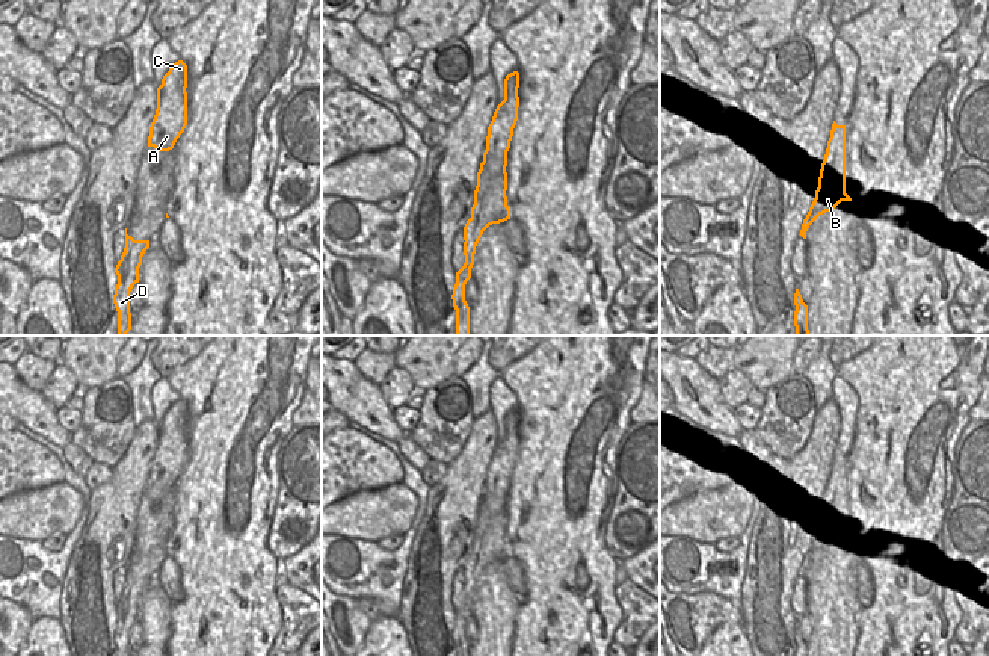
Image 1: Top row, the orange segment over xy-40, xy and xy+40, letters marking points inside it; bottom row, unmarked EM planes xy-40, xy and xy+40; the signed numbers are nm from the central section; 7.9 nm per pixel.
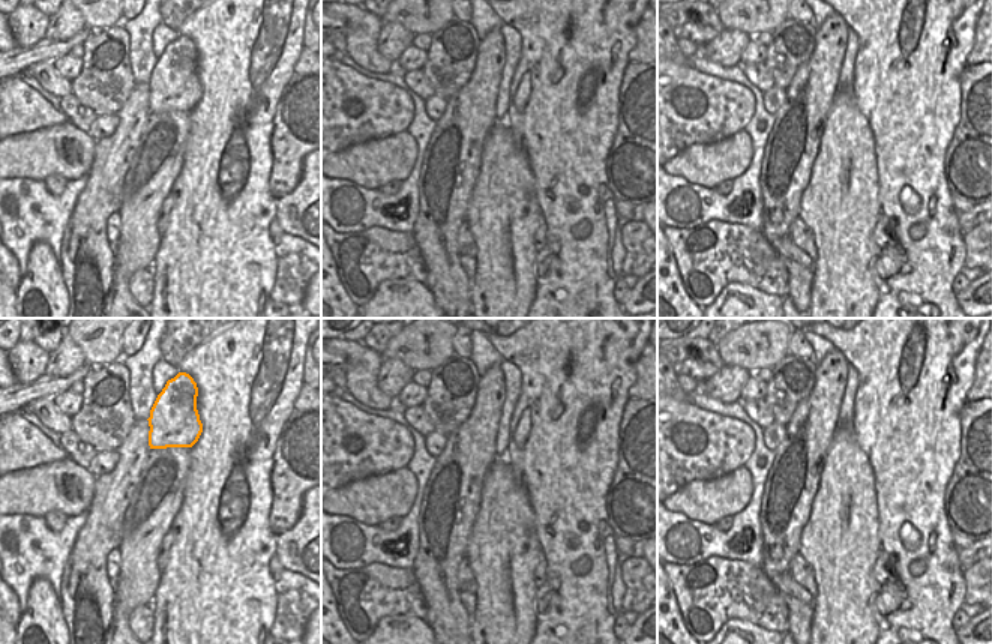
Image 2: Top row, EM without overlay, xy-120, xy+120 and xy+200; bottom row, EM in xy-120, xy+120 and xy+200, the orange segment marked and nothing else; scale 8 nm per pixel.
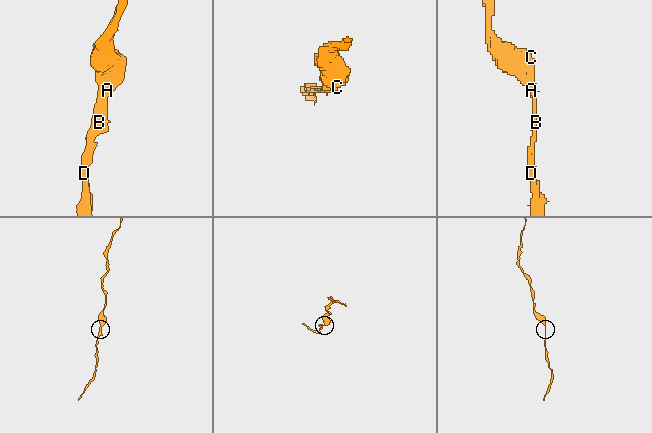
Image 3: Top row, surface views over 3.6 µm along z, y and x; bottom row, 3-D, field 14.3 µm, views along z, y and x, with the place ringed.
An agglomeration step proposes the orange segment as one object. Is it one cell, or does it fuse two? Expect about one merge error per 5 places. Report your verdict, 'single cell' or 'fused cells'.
single cell

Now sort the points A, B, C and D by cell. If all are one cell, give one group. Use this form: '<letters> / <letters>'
A B C D

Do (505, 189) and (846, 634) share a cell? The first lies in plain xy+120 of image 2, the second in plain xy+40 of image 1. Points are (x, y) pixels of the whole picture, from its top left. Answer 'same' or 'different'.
same

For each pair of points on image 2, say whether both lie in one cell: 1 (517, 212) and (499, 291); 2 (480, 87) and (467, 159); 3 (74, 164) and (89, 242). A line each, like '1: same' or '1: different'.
1: same
2: same
3: different

